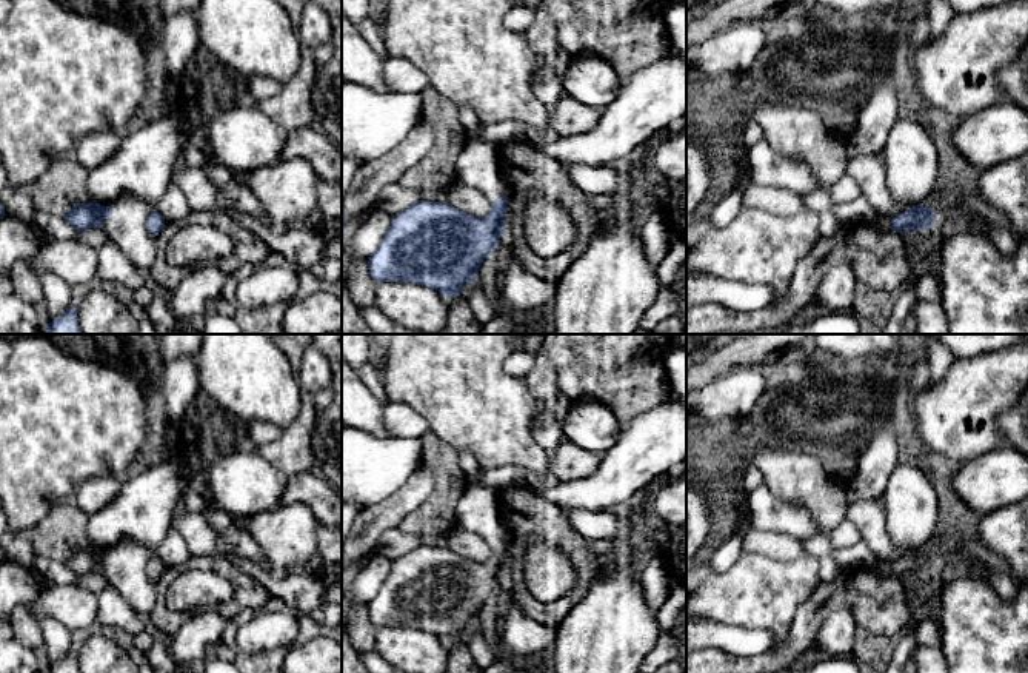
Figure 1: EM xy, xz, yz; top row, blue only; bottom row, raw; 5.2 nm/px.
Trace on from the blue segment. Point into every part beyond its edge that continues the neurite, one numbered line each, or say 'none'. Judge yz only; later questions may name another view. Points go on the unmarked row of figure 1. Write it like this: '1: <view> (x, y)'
1: yz (881, 572)

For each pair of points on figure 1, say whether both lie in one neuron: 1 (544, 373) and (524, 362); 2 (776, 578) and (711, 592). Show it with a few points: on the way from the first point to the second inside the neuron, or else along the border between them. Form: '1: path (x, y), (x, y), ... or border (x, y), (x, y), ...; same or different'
1: border (536, 354), (533, 367), (524, 376); different
2: path (760, 587), (756, 592), (727, 592); same

